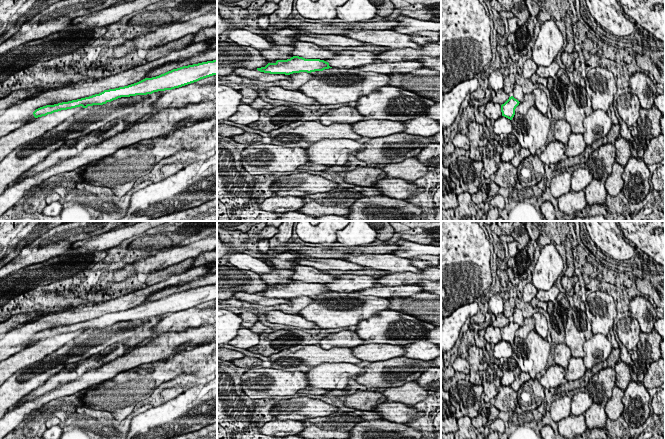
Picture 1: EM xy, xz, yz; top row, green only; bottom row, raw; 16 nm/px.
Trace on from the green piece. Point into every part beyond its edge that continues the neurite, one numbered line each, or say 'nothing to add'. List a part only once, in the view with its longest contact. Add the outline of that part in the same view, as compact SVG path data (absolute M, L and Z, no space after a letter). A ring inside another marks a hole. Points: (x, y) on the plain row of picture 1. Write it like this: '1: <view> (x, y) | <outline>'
nothing to add

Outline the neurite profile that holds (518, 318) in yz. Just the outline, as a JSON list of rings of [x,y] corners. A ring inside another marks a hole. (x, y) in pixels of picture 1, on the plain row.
[[[515,308],[513,312],[513,321],[517,323],[519,326],[524,325],[524,317],[521,309]]]

